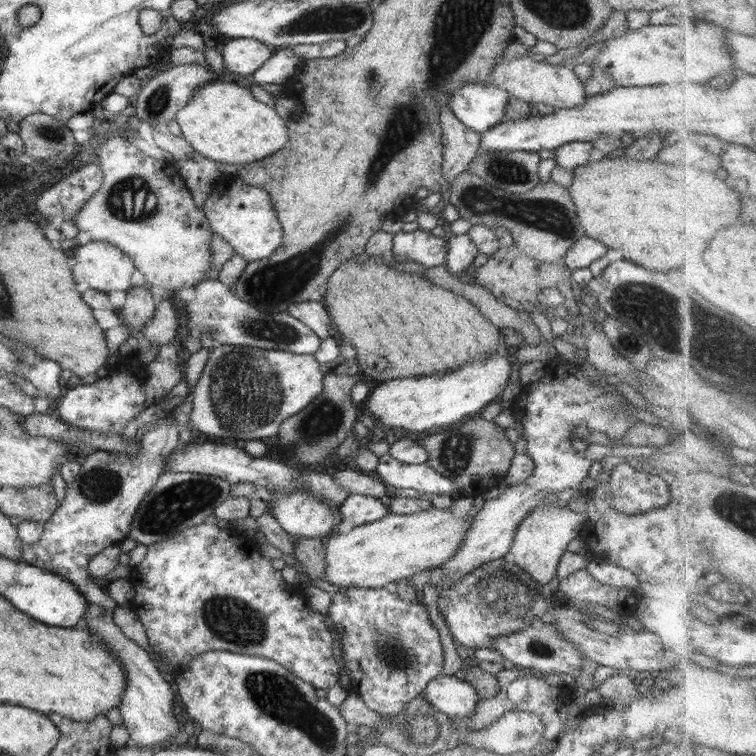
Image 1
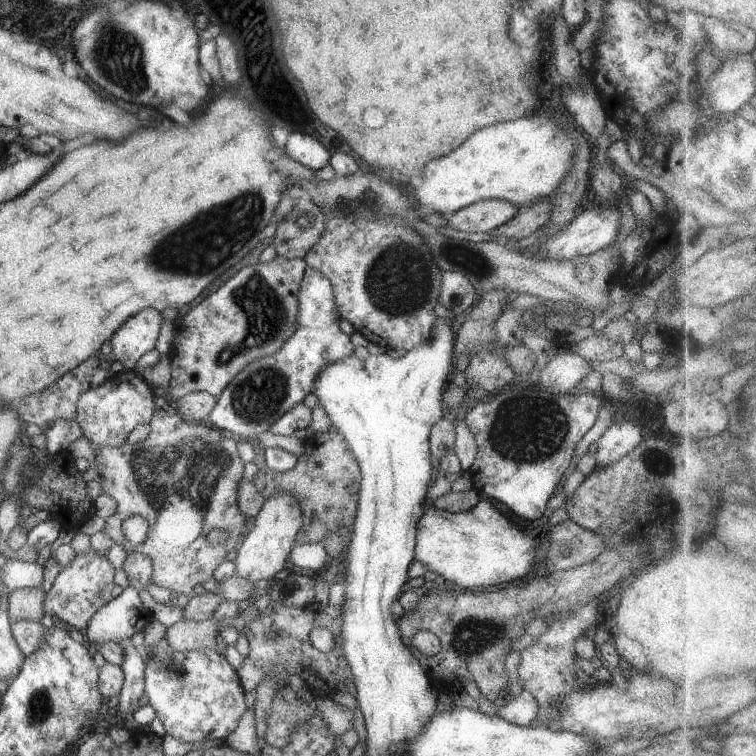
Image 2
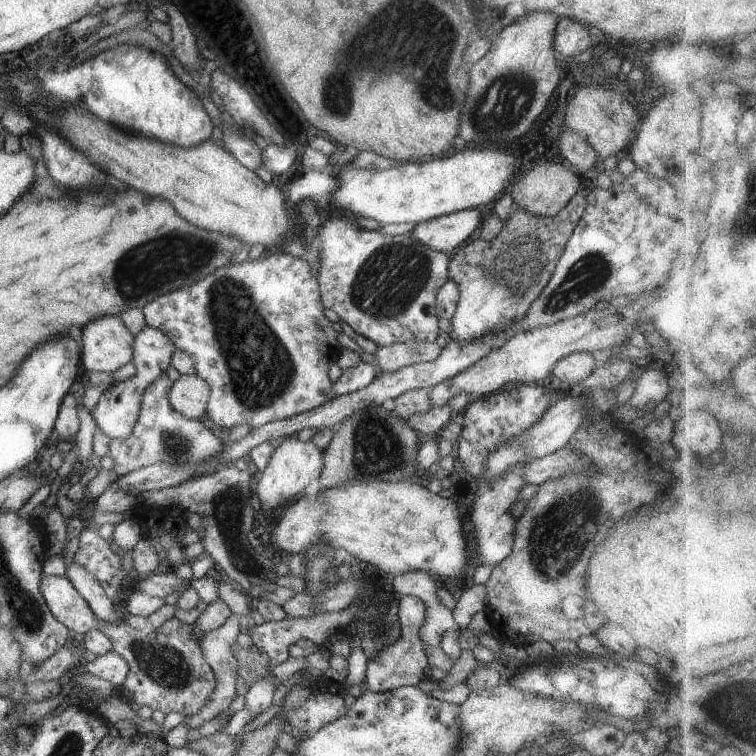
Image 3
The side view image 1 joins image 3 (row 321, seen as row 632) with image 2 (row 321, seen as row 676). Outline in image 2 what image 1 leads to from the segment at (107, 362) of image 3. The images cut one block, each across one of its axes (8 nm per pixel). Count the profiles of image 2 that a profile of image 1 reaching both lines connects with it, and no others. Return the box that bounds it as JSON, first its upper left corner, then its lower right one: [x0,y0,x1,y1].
[110,308,163,371]

